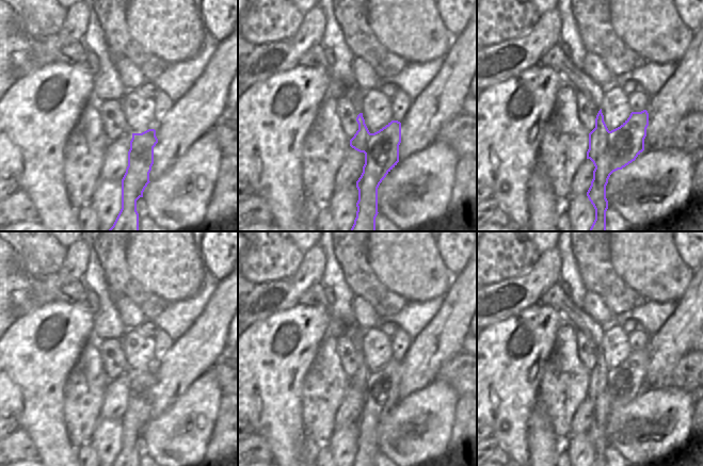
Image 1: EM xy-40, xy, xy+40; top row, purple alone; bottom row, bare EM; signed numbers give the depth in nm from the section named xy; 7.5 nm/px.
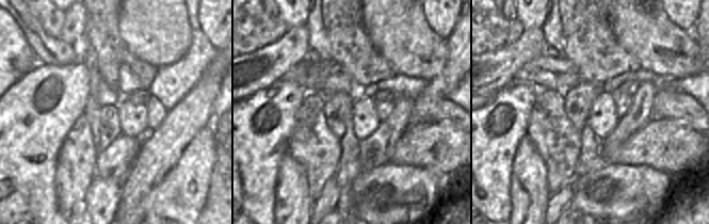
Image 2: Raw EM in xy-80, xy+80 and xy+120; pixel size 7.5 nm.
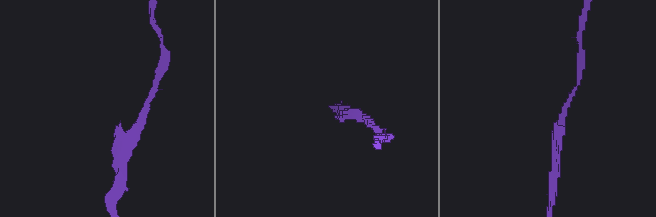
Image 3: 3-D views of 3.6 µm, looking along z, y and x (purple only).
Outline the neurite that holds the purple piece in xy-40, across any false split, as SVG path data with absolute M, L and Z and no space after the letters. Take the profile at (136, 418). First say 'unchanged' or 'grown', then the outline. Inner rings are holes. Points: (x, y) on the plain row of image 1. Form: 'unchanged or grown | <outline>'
unchanged | M155 368L132 372L128 405L122 418L122 448L112 466L139 466L137 439L149 420L154 403L154 386L158 382Z

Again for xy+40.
unchanged | M602 348L595 357L595 367L589 372L590 398L595 407L587 435L595 448L595 459L591 466L606 466L606 424L610 414L622 408L644 389L644 377L649 365L646 349L632 351L629 356L618 367L609 370Z

